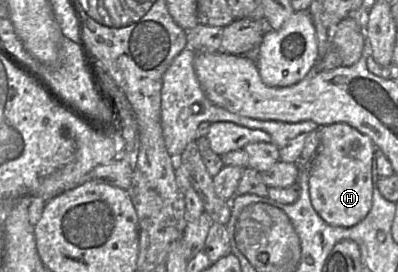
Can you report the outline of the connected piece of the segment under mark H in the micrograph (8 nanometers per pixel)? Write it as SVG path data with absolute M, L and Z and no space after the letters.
M346 123L319 127L320 148L310 165L309 193L314 210L333 227L359 224L372 207L373 159L377 150L372 140Z

